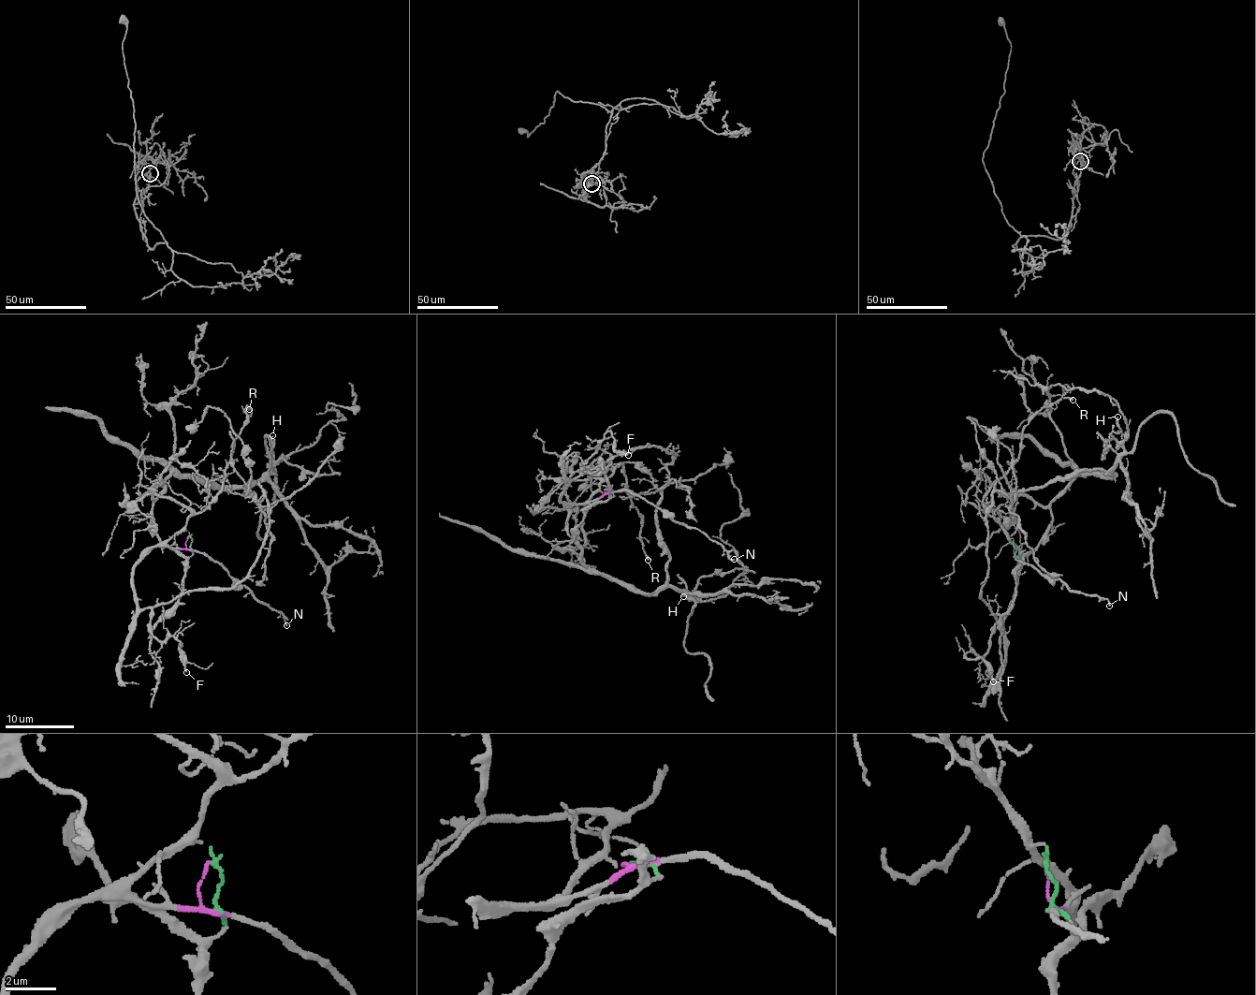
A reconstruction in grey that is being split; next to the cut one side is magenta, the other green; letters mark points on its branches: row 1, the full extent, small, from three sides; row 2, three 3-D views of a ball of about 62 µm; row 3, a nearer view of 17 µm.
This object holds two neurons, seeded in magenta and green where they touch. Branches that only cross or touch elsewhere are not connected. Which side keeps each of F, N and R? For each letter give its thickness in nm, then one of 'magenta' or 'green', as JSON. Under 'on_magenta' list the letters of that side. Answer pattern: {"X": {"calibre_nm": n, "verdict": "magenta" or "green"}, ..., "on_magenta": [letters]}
{"F": {"calibre_nm": 160, "verdict": "magenta"}, "N": {"calibre_nm": 180, "verdict": "magenta"}, "R": {"calibre_nm": 260, "verdict": "magenta"}, "on_magenta": ["F", "N", "R"]}

